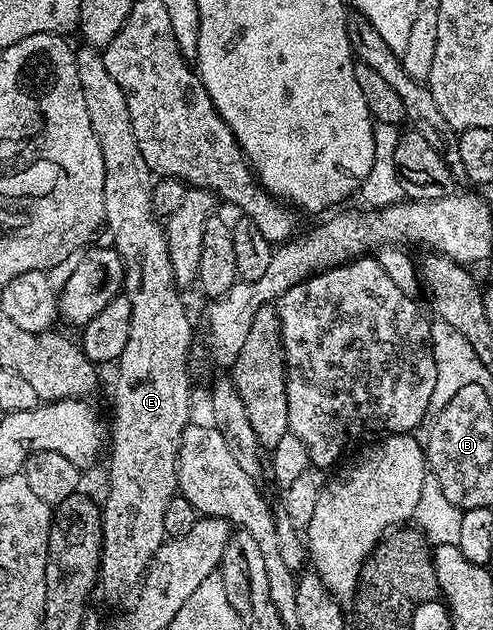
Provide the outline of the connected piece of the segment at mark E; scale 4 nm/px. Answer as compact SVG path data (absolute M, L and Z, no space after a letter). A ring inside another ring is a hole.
M89 47L79 48L76 53L78 59L78 74L80 75L80 87L84 91L84 107L88 107L88 120L92 122L92 131L96 131L96 139L100 143L100 155L104 155L104 211L106 212L105 224L110 225L110 233L114 236L113 248L117 249L124 262L126 280L124 282L124 295L130 300L130 326L128 327L128 341L124 343L124 351L120 351L117 361L107 364L101 374L100 381L103 386L110 385L110 397L114 400L114 446L110 449L110 490L106 493L106 505L101 506L102 511L102 567L100 570L101 588L106 588L110 593L126 593L137 590L147 569L150 568L150 560L158 553L162 542L167 540L164 529L164 511L168 503L176 495L178 487L178 450L182 448L182 433L187 425L191 424L190 417L190 373L186 370L186 352L190 349L190 317L182 306L182 297L176 288L173 271L173 263L167 241L167 232L160 224L159 218L153 209L152 202L152 174L148 163L144 163L144 155L140 155L140 147L136 143L136 135L132 135L132 119L128 115L128 103L124 99L124 91L120 91L120 83L108 75L108 67L104 67L104 59L101 52Z

